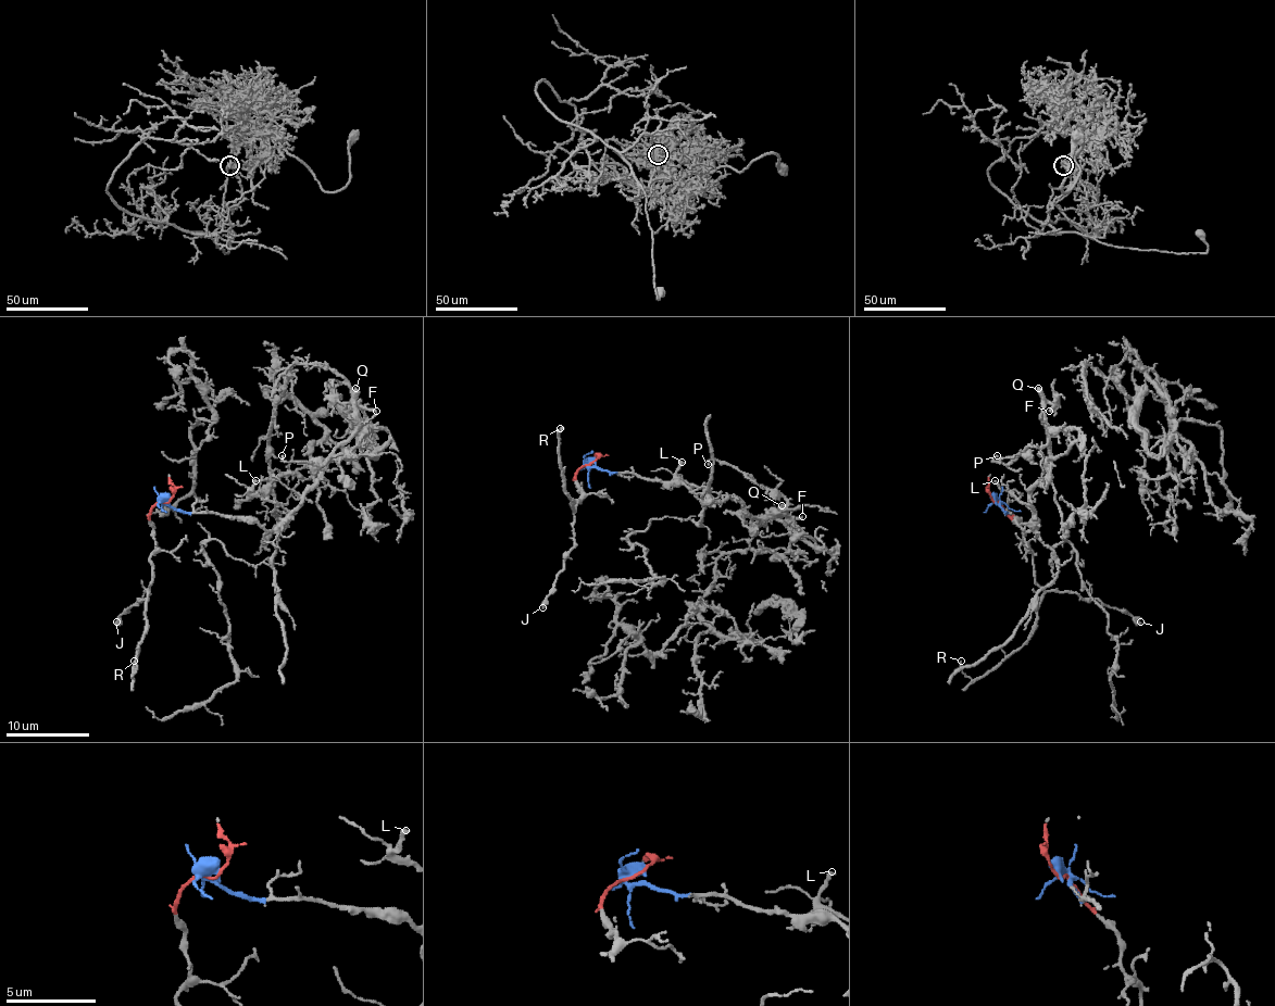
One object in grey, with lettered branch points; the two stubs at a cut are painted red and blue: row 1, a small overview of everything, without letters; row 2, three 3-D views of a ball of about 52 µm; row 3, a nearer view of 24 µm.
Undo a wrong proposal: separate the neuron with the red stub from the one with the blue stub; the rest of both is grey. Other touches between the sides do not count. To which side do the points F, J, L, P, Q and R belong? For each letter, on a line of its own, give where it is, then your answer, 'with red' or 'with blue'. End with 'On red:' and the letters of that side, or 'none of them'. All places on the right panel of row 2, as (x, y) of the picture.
F: place (1049, 411); with blue
J: place (1140, 621); with red
L: place (995, 480); with blue
P: place (997, 455); with blue
Q: place (1038, 388); with blue
R: place (961, 661); with red
On red: J, R

